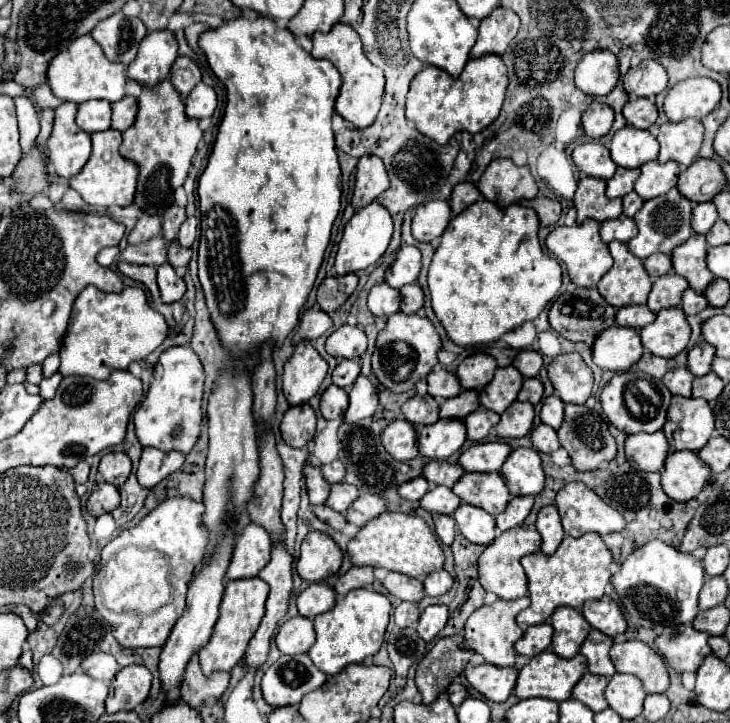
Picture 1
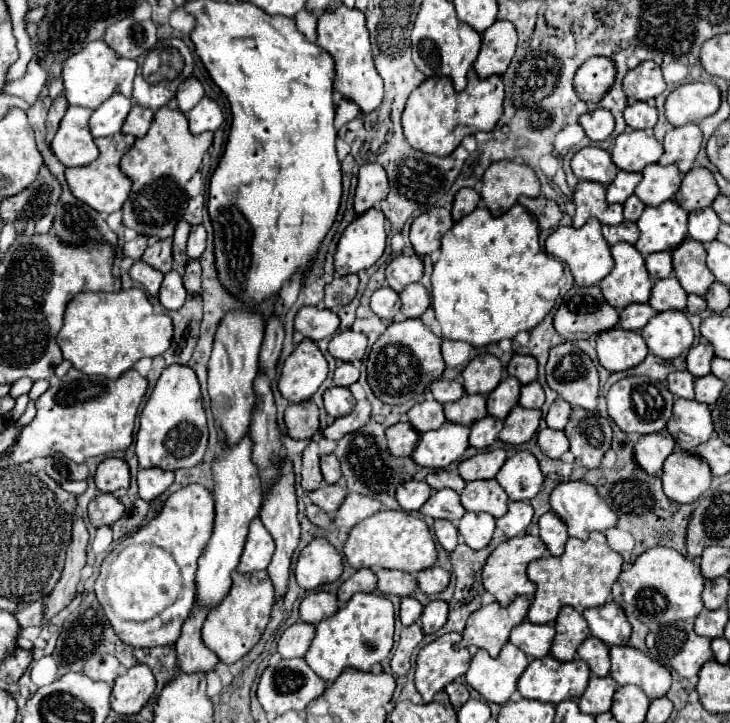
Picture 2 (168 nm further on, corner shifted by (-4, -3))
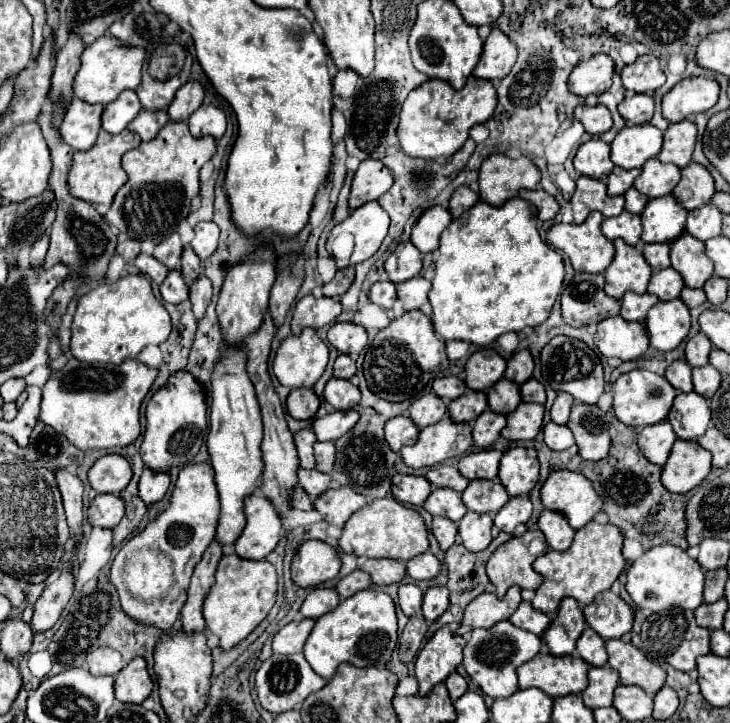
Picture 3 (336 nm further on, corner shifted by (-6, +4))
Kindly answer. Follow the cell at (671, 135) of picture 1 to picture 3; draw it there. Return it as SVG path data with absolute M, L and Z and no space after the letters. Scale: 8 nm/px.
M682 120L670 124L664 132L664 146L658 154L660 162L672 162L678 168L684 168L692 160L696 144L696 124L692 120Z

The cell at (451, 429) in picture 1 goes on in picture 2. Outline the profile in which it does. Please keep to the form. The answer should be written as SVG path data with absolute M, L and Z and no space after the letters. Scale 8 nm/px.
M446 421L436 431L426 431L412 453L412 459L424 467L444 469L454 461L460 461L468 449L468 425L456 425Z

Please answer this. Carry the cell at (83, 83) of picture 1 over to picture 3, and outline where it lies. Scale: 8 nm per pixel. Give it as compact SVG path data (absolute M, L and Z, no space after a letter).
M102 36L94 44L86 46L82 54L82 68L74 80L74 96L90 104L110 104L124 90L136 90L142 82L142 66L146 60L146 50L138 46L124 46L112 36Z

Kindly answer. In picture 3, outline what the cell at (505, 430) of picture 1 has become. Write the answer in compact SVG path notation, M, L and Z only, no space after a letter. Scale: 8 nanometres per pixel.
M522 402L508 418L502 436L506 440L534 440L542 428L544 406L542 404L526 404Z

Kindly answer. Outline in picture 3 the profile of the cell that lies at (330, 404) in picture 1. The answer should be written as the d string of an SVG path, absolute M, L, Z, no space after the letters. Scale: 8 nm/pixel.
M330 378L324 388L324 400L334 410L350 410L360 402L360 390L350 380Z

